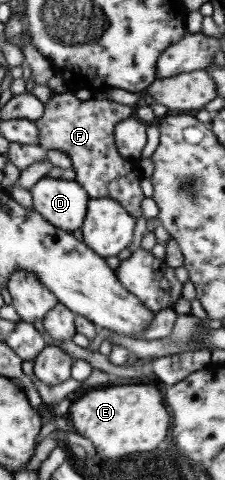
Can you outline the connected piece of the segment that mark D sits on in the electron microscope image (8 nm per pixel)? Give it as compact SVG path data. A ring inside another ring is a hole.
M45 175L28 191L33 209L49 224L67 232L81 226L89 197L74 180Z

